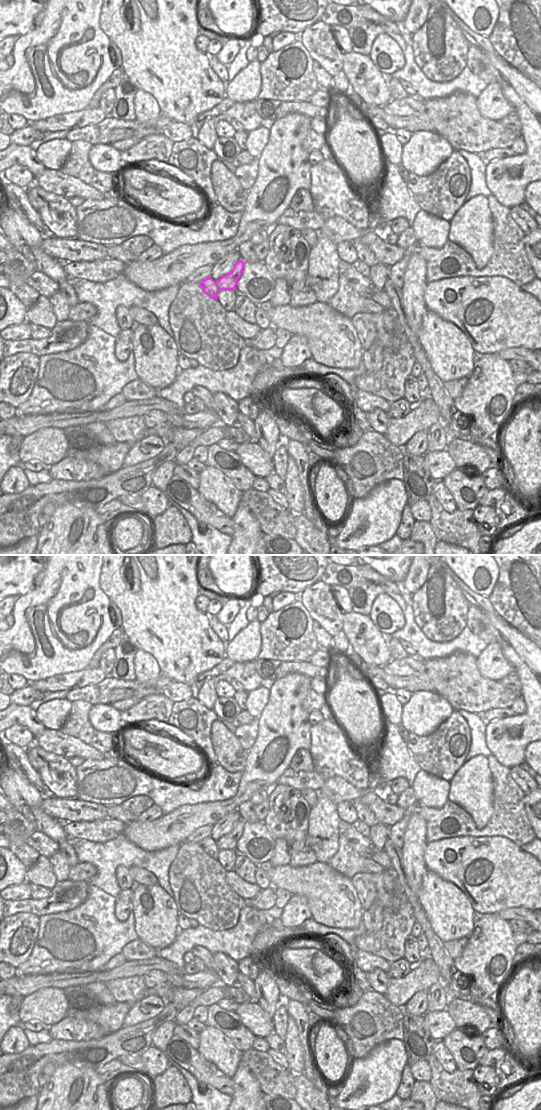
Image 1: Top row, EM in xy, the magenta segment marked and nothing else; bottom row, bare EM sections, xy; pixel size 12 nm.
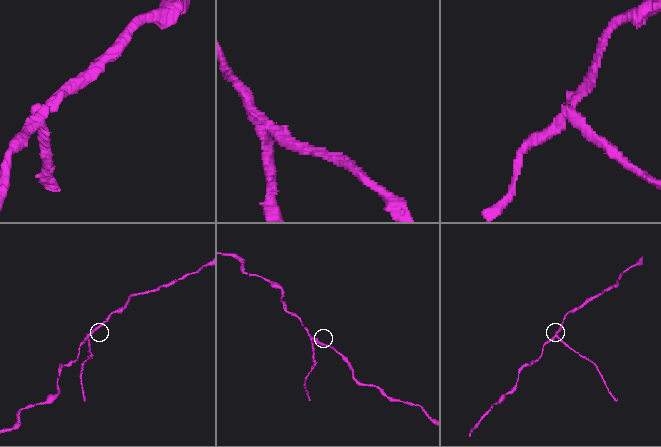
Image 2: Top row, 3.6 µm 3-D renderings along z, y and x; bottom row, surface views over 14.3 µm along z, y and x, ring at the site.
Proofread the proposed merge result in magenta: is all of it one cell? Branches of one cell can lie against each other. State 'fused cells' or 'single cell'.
fused cells

